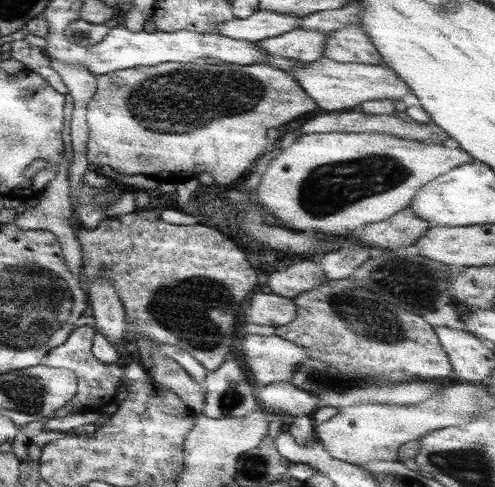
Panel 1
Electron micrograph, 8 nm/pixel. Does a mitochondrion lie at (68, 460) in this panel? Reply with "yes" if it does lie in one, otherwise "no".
no

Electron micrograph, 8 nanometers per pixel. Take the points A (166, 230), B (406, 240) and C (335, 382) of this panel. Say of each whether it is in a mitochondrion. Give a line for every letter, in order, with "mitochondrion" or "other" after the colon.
A: other
B: other
C: mitochondrion

